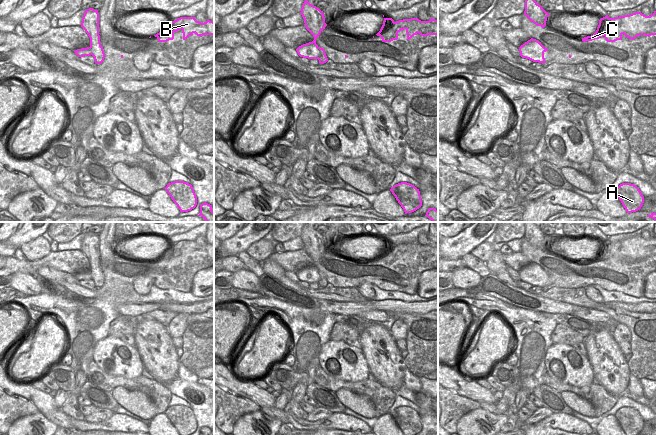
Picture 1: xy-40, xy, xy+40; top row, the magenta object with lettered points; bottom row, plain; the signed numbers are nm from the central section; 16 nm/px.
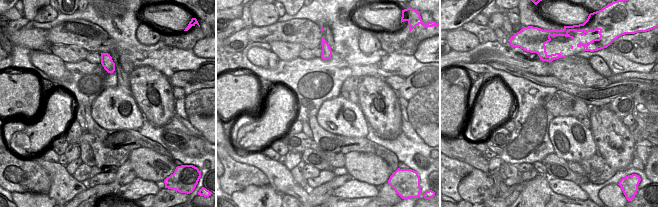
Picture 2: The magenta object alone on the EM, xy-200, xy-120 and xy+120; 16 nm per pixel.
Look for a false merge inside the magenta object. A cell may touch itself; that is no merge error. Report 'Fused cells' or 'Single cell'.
Fused cells

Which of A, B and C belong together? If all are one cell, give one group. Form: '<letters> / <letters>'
A / B C

